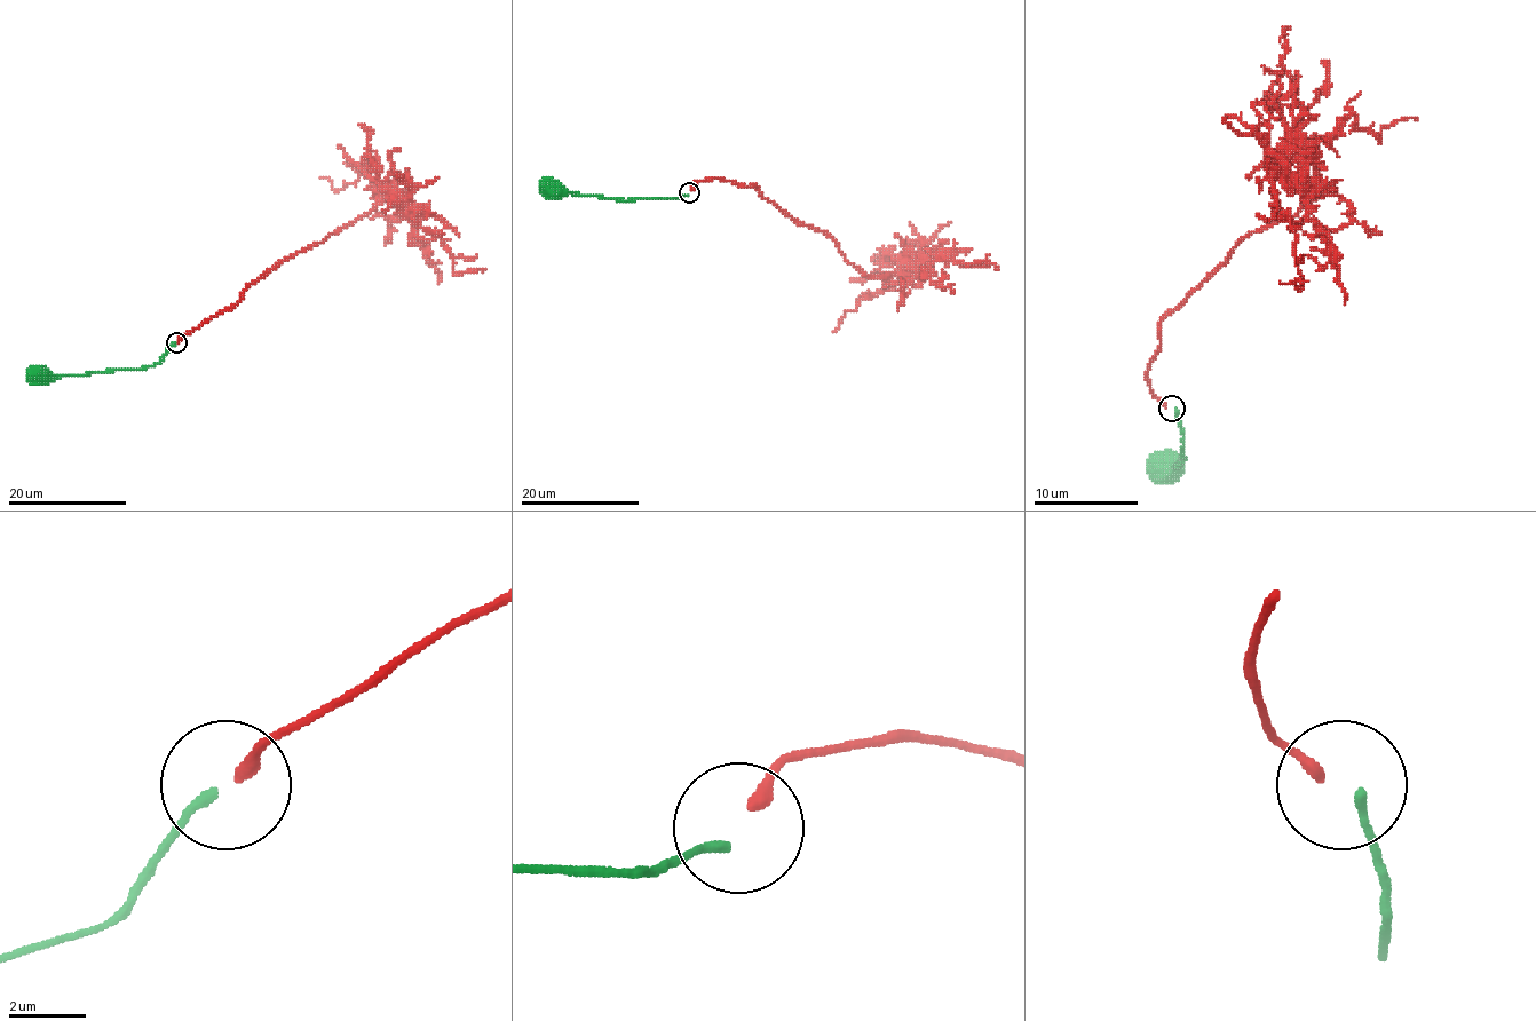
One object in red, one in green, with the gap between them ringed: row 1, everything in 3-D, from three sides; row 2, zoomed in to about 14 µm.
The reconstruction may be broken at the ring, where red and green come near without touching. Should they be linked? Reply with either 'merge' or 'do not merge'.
do not merge

